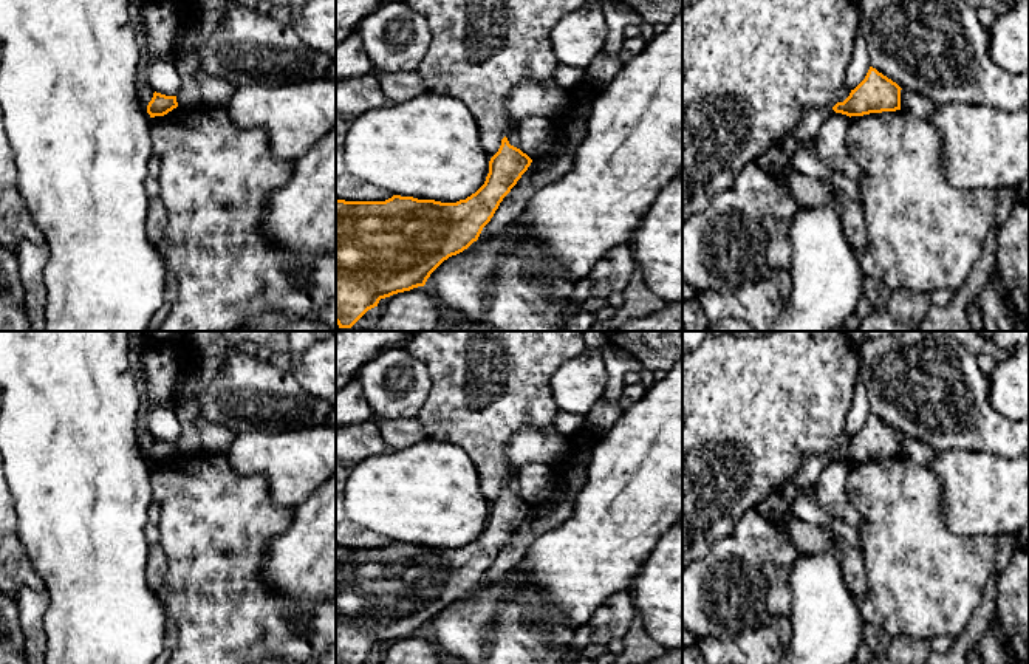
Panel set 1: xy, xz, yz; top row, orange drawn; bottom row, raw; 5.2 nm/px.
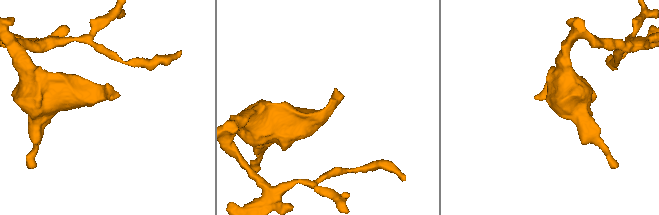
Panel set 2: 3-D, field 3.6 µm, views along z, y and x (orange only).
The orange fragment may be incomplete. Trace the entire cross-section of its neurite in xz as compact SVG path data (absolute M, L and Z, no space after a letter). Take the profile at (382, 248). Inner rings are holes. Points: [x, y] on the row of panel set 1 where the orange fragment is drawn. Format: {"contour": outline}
{"contour": "M504 136L484 184L466 200L336 200L339 328L351 328L381 299L424 286L444 260L477 241L531 163Z"}

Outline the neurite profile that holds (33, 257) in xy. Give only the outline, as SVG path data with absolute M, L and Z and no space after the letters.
M20 241L15 248L20 280L25 289L25 310L31 331L42 331L46 310L46 289L43 269L48 262L48 246L32 241Z

